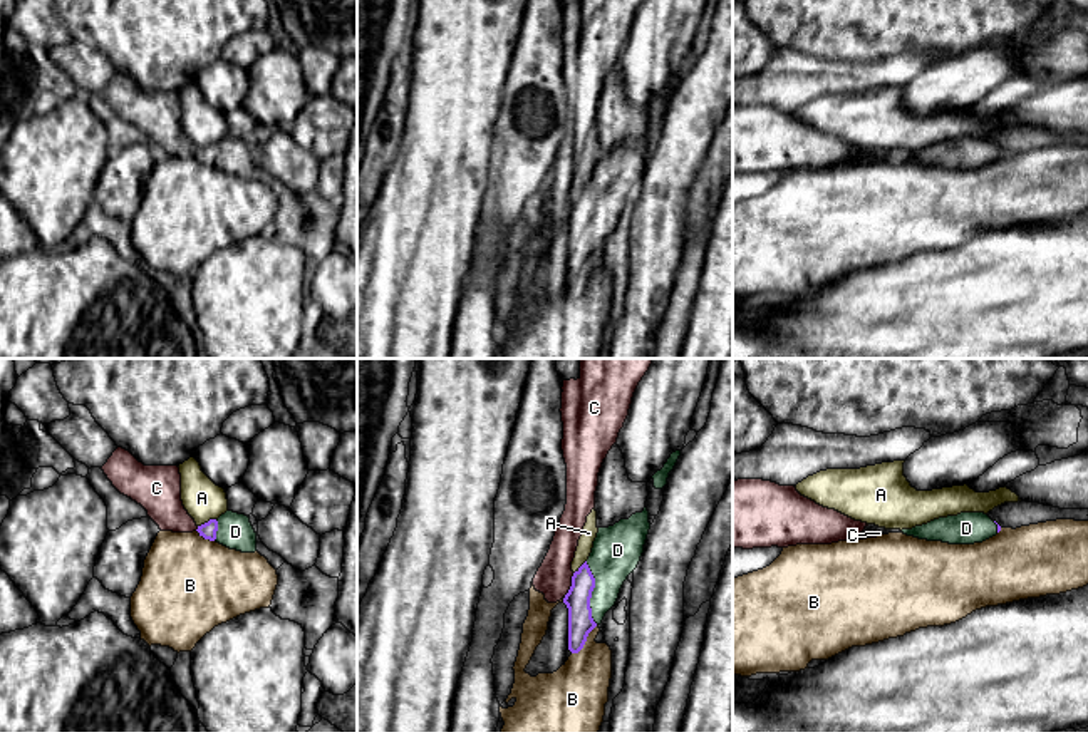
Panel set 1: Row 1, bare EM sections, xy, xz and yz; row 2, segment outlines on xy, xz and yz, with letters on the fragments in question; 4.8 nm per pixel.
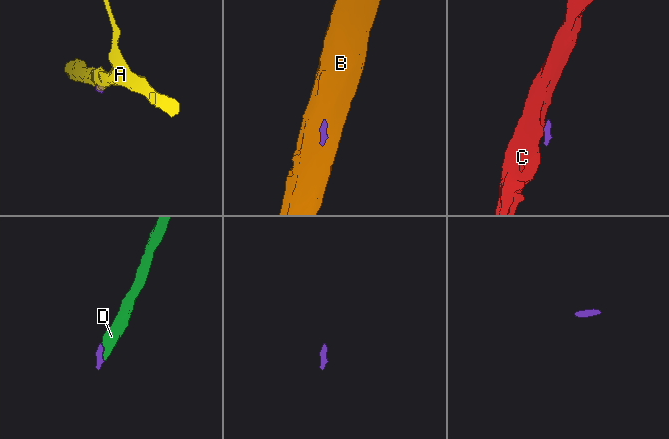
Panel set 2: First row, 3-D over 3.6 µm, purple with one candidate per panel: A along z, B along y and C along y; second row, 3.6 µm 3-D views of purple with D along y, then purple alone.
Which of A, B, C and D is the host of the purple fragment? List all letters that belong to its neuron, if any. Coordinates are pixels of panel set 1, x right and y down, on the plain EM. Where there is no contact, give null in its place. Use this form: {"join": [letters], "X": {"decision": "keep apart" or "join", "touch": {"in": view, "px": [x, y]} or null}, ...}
{"join": ["D"], "A": {"decision": "keep apart", "touch": {"in": "xy", "px": [208, 146]}}, "B": {"decision": "keep apart", "touch": {"in": "xz", "px": [585, 265]}}, "C": {"decision": "keep apart", "touch": {"in": "xz", "px": [570, 211]}}, "D": {"decision": "join", "touch": {"in": "xz", "px": [590, 218]}}}

